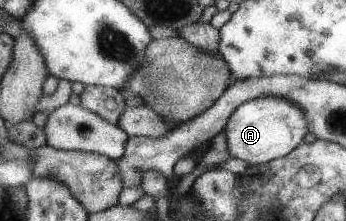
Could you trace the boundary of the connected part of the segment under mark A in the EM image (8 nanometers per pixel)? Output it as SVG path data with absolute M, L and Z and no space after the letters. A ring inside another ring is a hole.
M261 96L238 107L228 121L225 133L232 157L246 163L266 164L289 155L310 132L307 113L296 103L279 96Z

